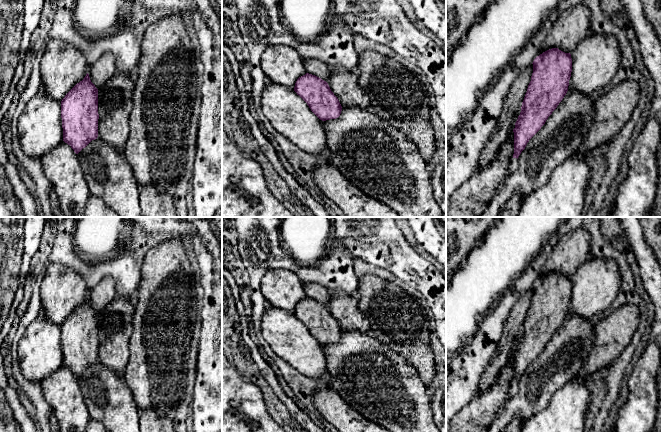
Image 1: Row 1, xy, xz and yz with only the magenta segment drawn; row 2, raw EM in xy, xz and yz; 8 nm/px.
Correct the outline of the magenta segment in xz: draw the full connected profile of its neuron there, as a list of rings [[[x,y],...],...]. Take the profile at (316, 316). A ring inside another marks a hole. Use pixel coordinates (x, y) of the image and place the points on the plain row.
[[[306,297],[297,303],[294,315],[320,344],[326,345],[340,340],[342,330],[328,307],[321,302]]]

